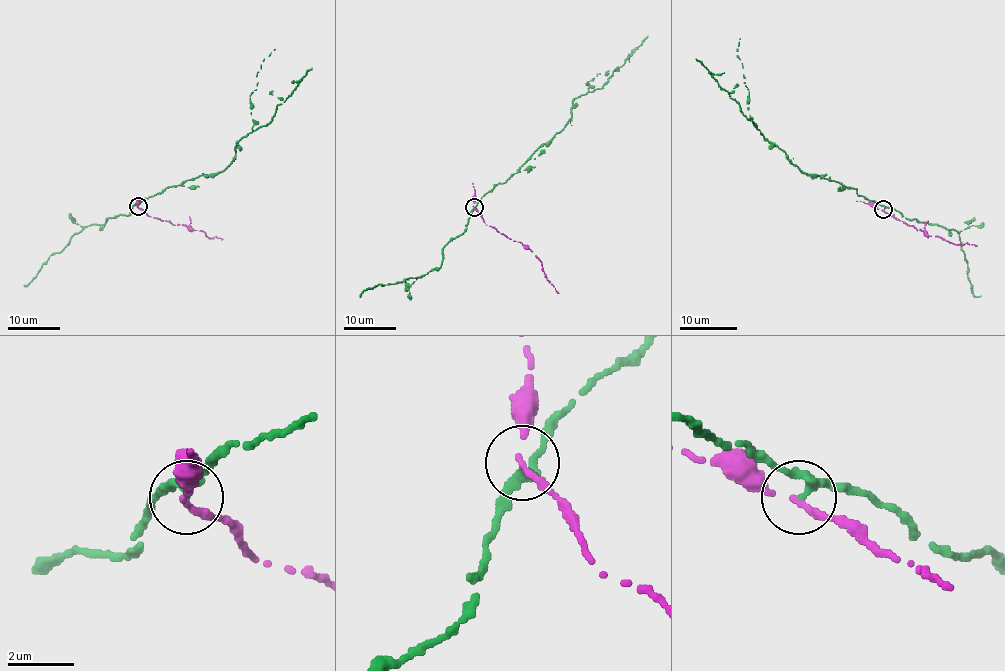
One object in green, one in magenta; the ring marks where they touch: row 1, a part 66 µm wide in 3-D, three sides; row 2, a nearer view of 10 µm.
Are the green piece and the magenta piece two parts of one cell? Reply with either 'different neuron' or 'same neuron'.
different neuron

